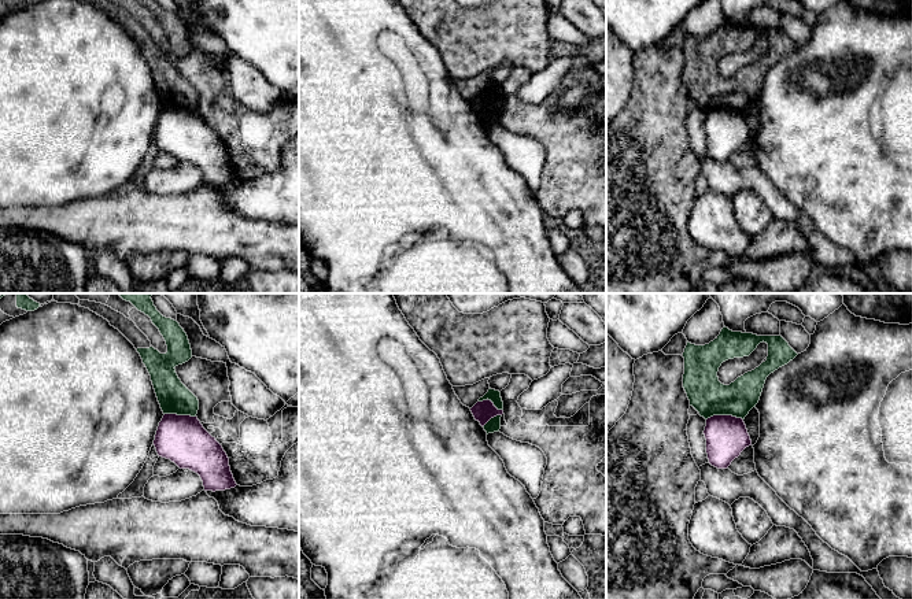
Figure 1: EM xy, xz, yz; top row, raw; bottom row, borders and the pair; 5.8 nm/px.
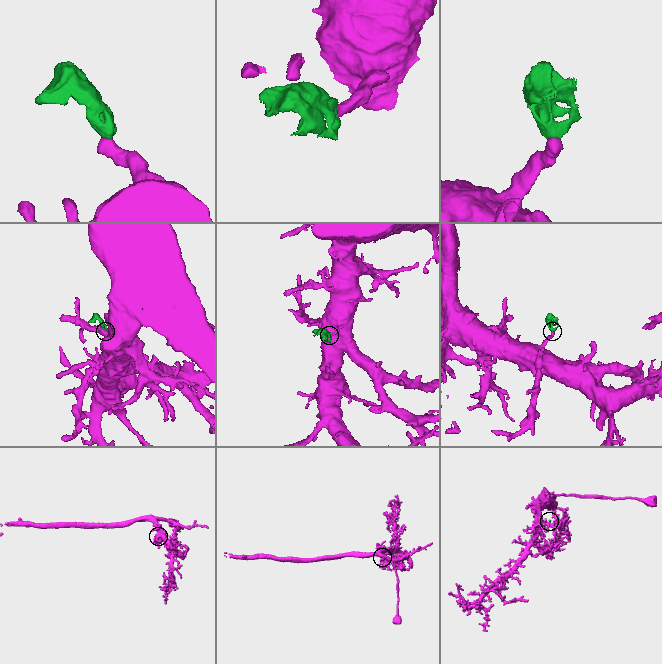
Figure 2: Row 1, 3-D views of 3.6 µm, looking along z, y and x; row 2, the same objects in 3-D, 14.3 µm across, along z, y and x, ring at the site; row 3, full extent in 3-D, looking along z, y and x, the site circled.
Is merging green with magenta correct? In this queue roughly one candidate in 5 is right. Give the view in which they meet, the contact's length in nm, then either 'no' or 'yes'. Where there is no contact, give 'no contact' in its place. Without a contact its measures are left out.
yz | 220 nm | no

